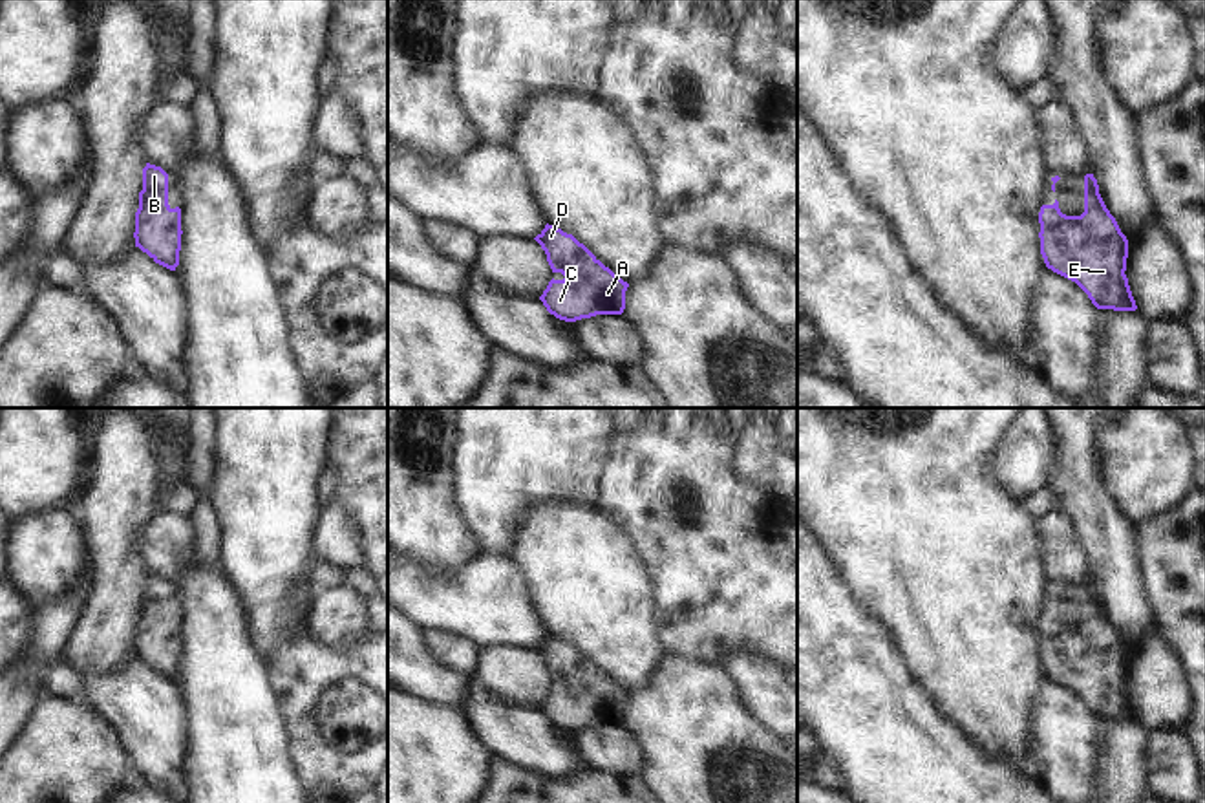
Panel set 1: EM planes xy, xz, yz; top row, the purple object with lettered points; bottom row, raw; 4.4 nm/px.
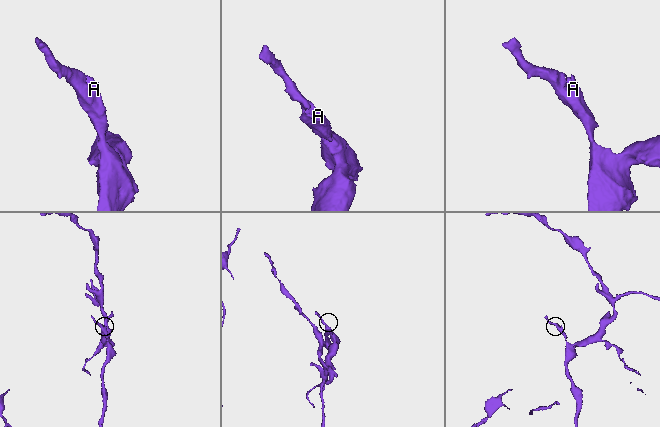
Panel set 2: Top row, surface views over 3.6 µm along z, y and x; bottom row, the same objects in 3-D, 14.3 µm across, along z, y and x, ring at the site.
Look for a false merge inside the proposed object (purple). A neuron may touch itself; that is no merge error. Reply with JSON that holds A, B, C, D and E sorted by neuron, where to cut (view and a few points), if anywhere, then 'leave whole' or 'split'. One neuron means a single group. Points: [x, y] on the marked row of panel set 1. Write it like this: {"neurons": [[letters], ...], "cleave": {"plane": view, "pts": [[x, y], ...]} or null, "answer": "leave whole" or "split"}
{"neurons": [["A", "B", "C", "D", "E"]], "cleave": null, "answer": "leave whole"}

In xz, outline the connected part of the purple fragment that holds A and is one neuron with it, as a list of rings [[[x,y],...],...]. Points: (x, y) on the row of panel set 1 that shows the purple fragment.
[[[547,223],[534,240],[545,251],[552,273],[565,276],[563,280],[552,278],[539,296],[550,315],[576,322],[596,315],[624,313],[629,284],[572,234]]]

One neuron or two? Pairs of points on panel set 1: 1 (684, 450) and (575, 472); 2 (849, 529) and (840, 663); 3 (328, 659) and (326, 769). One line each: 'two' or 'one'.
1: two
2: two
3: one

